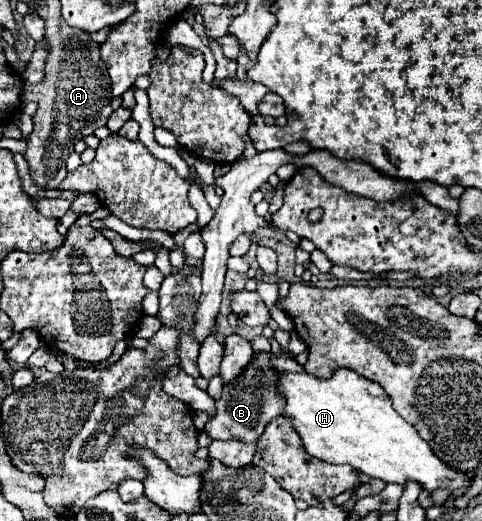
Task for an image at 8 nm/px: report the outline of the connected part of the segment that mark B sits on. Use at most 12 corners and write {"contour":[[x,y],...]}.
{"contour":[[268,353],[216,401],[206,433],[254,443],[282,415]]}

